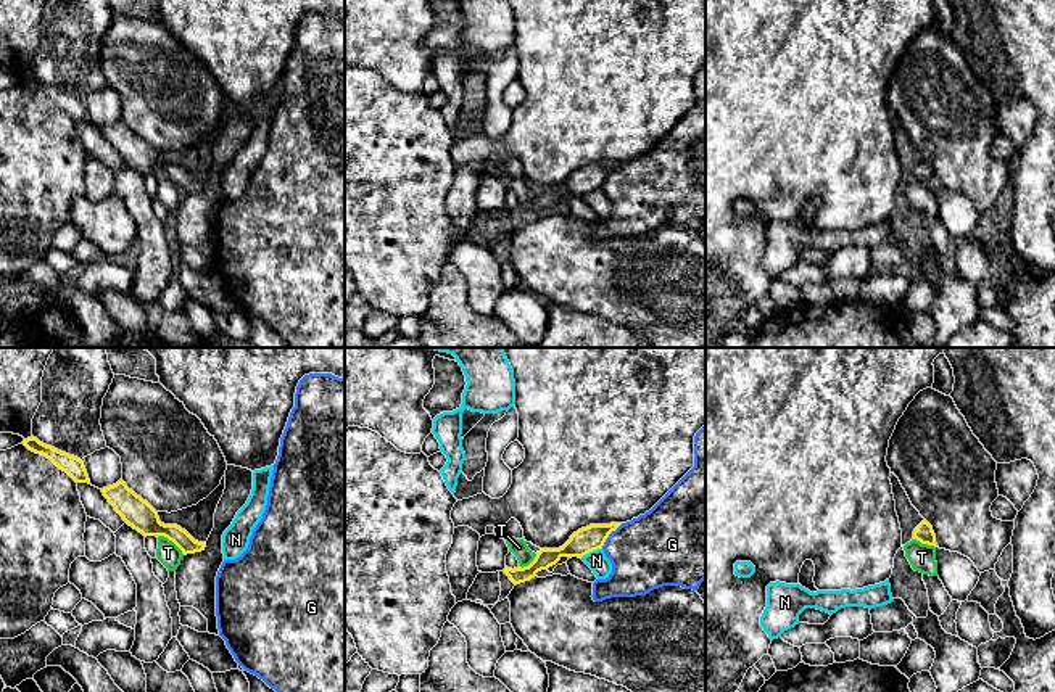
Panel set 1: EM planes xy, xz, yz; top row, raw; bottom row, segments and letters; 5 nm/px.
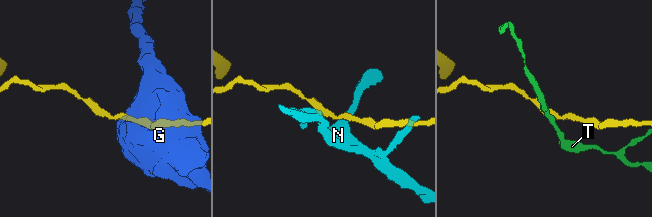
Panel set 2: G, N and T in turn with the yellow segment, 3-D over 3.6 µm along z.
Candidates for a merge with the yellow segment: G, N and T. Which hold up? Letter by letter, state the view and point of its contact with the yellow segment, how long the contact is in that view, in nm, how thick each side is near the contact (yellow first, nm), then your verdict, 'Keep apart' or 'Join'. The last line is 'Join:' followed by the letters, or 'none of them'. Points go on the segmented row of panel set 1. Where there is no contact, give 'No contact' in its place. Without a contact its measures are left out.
G: Touches yellow at xz (609, 533). Shared border 170 nm. Thickness 130 nm (yellow) against 380 nm. Keep apart
N: Touches yellow at xz (590, 551). Shared border 120 nm. Thickness 130 nm (yellow) against 100 nm. Keep apart
T: Touches yellow at xy (171, 539). Shared border 170 nm. Thickness 150 nm (yellow) against 110 nm. Keep apart
Join: none of them

